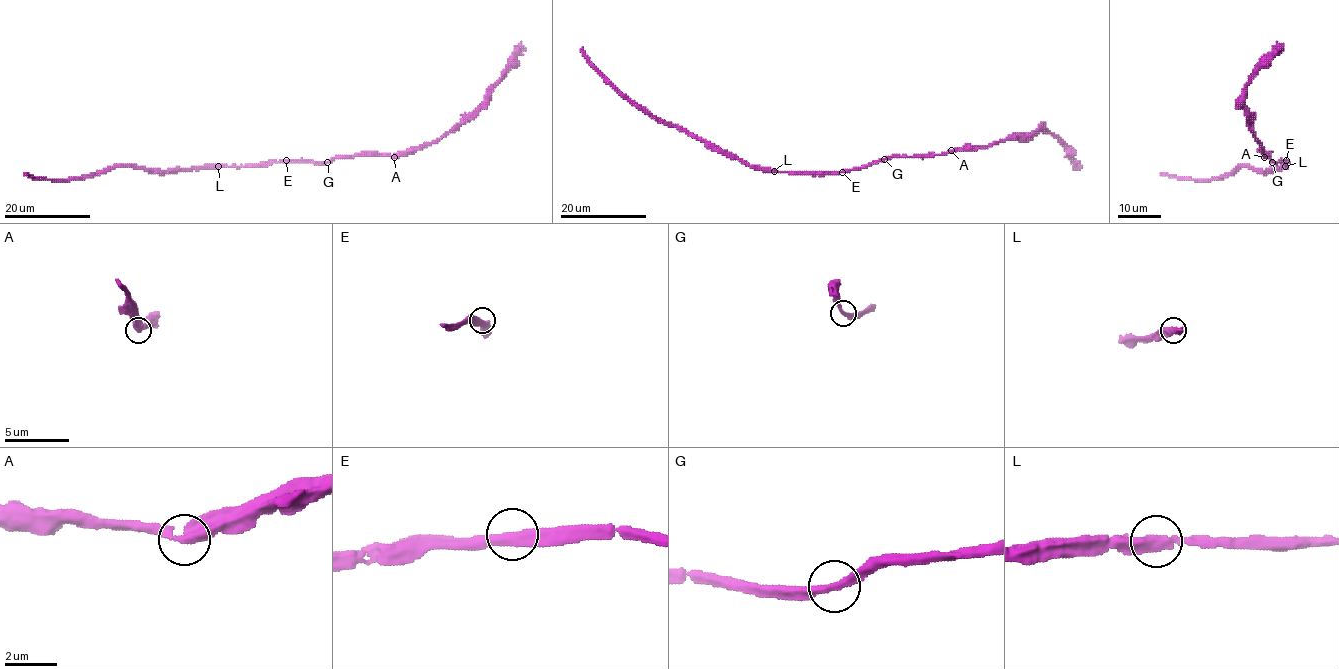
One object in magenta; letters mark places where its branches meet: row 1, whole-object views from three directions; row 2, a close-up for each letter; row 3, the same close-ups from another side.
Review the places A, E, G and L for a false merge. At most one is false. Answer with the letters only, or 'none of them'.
none of them

